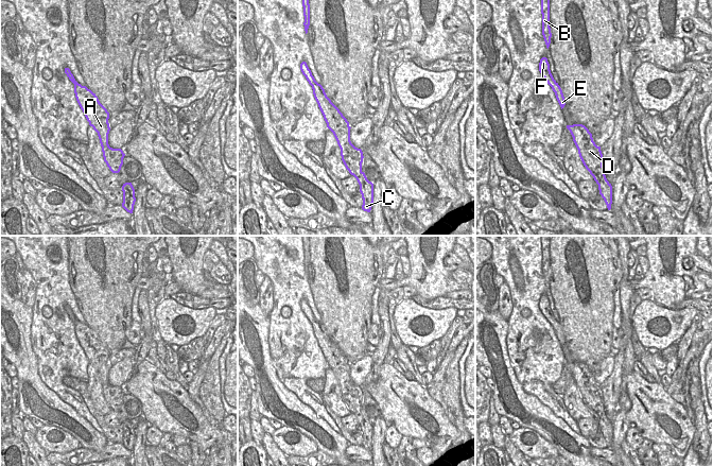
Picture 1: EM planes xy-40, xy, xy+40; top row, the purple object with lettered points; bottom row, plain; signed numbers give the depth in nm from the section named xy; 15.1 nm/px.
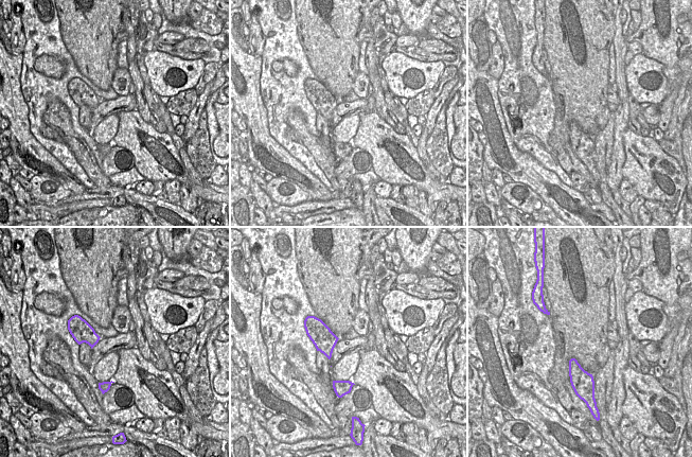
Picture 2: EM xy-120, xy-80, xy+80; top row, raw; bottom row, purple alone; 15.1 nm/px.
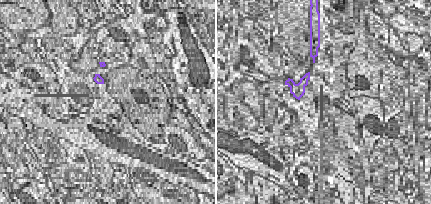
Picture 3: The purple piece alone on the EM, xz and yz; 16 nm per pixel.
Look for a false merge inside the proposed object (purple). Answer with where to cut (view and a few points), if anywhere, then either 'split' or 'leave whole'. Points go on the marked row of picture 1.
cut none; leave whole

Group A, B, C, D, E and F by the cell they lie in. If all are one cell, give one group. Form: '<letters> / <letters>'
A B C D E F

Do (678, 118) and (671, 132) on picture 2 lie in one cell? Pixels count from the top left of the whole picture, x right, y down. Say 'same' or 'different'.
same

